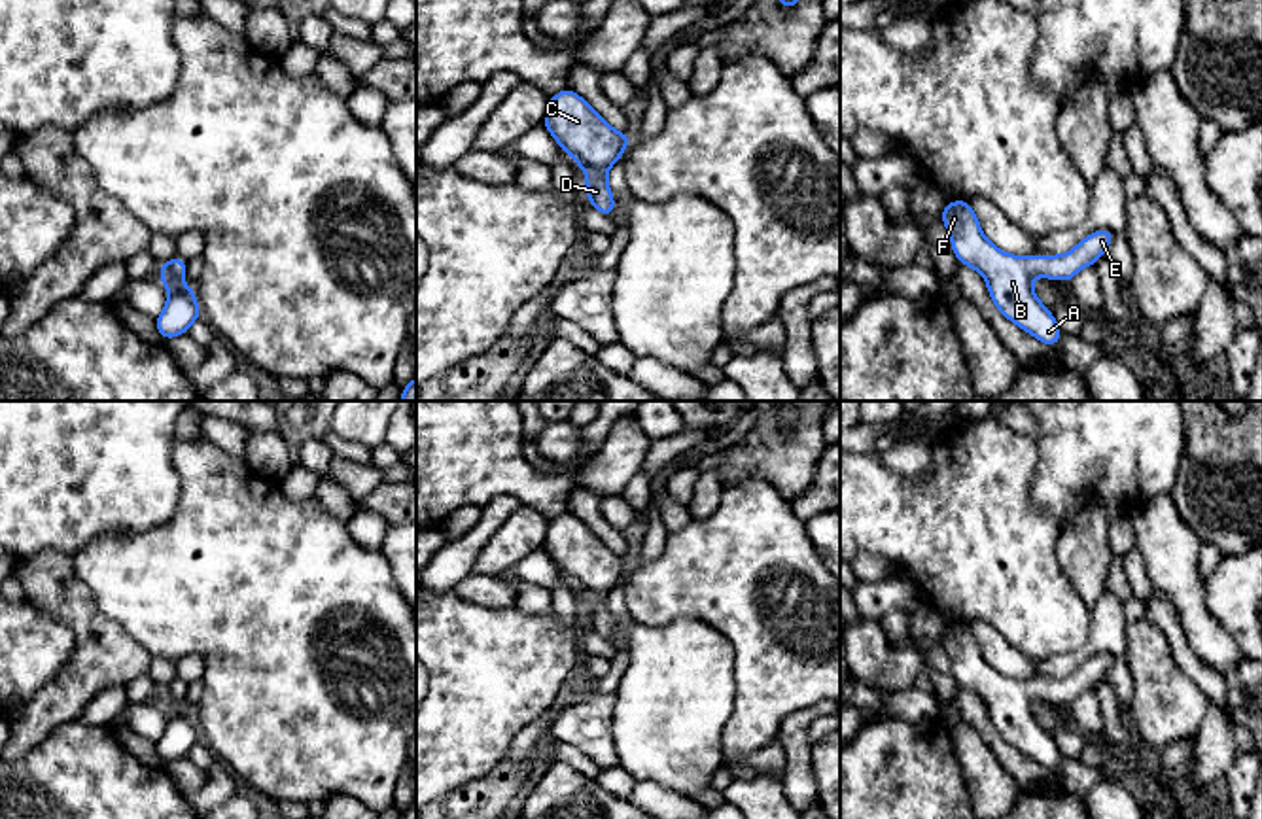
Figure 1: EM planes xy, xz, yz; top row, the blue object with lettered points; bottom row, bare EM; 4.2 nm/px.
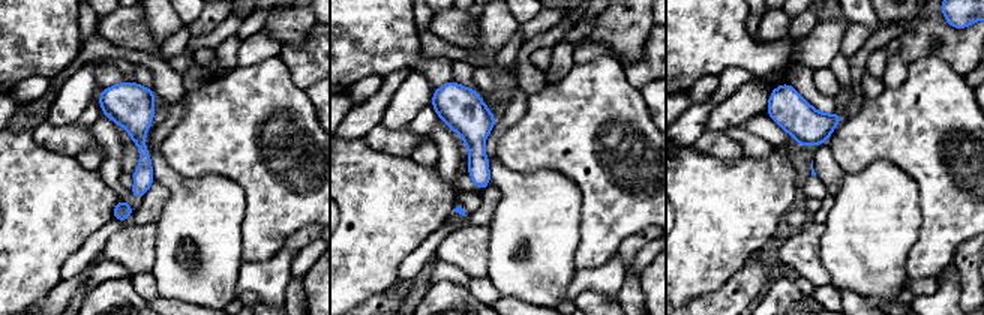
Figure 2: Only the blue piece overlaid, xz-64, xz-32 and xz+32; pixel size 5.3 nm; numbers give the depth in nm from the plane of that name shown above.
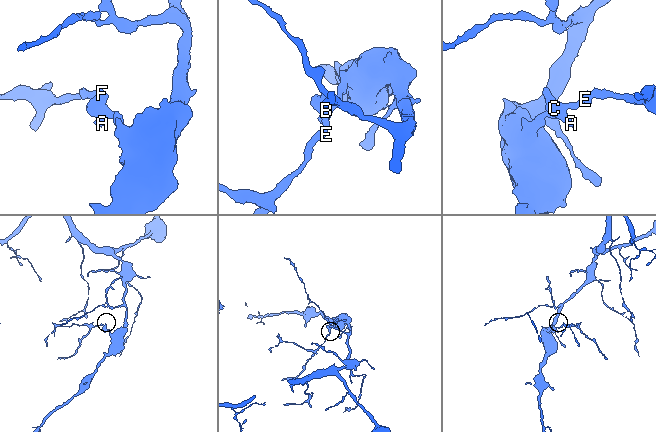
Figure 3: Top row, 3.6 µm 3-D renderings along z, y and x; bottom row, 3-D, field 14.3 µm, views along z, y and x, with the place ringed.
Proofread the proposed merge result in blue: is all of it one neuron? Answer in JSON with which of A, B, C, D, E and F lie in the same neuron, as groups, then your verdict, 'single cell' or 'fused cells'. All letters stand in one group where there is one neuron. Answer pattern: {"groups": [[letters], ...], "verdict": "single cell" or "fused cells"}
{"groups": [["A", "B", "C", "D", "E", "F"]], "verdict": "single cell"}

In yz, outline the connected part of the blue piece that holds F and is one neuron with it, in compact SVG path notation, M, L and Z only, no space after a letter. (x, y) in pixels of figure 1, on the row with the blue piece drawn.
M969 200L946 202L940 214L952 238L954 255L961 265L973 267L984 276L999 312L1056 348L1063 333L1052 312L1033 293L1033 278L1071 282L1082 267L1095 265L1111 246L1114 233L1099 229L1063 255L1020 257L1001 252L984 236Z

